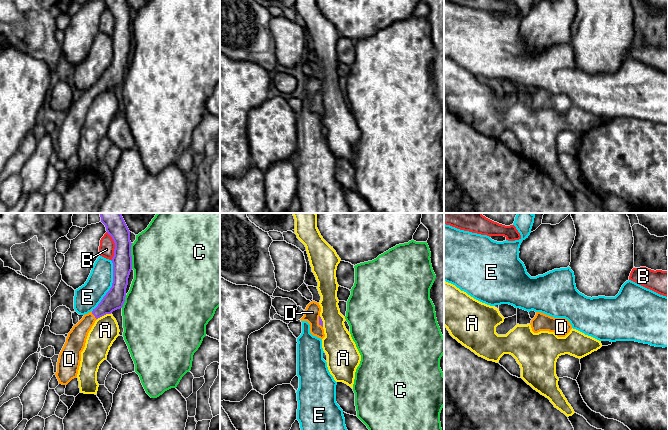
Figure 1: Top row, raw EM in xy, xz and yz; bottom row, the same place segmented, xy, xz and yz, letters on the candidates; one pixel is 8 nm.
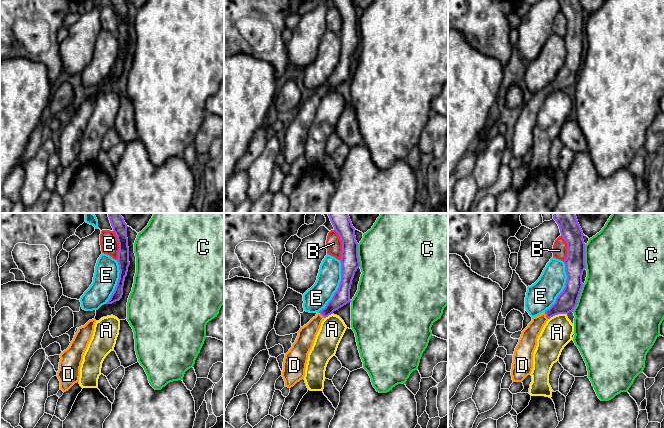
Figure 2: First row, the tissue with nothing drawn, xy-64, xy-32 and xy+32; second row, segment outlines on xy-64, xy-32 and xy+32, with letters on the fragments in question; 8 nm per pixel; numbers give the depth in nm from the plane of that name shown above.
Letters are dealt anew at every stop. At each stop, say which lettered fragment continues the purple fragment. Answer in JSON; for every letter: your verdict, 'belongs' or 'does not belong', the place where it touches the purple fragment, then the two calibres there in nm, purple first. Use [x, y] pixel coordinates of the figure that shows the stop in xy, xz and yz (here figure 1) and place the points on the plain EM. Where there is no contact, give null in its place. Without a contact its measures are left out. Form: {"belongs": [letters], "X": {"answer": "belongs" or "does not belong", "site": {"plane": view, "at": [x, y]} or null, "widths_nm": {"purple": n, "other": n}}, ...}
{"belongs": ["D"], "A": {"answer": "does not belong", "site": {"plane": "xy", "at": [103, 91]}, "widths_nm": {"purple": 160, "other": 220}}, "B": {"answer": "does not belong", "site": {"plane": "xy", "at": [115, 22]}, "widths_nm": {"purple": 160, "other": 130}}, "C": {"answer": "does not belong", "site": {"plane": "xy", "at": [131, 32]}, "widths_nm": {"purple": 160, "other": 500}}, "D": {"answer": "belongs", "site": {"plane": "xy", "at": [93, 90]}, "widths_nm": {"purple": 160, "other": 160}}, "E": {"answer": "does not belong", "site": {"plane": "xy", "at": [112, 62]}, "widths_nm": {"purple": 160, "other": 200}}}

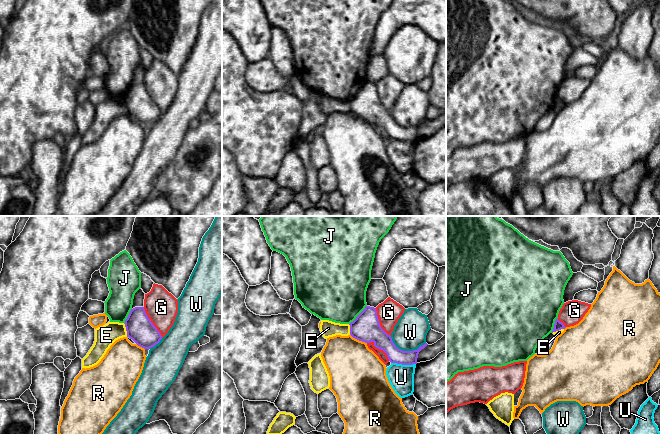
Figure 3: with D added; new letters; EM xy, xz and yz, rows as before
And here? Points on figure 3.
{"belongs": [], "E": {"answer": "does not belong", "site": {"plane": "xy", "at": [126, 106]}, "widths_nm": {"purple": 220, "other": 170}}, "G": {"answer": "does not belong", "site": {"plane": "xy", "at": [151, 98]}, "widths_nm": {"purple": 220, "other": 260}}, "J": {"answer": "does not belong", "site": {"plane": "xz", "at": [358, 91]}, "widths_nm": {"purple": 220, "other": 460}}, "R": {"answer": "does not belong", "site": {"plane": "xz", "at": [358, 115]}, "widths_nm": {"purple": 220, "other": 420}}, "U": {"answer": "does not belong", "site": {"plane": "xz", "at": [403, 140]}, "widths_nm": {"purple": 140, "other": 200}}, "W": {"answer": "does not belong", "site": {"plane": "xz", "at": [406, 127]}, "widths_nm": {"purple": 140, "other": 260}}}

